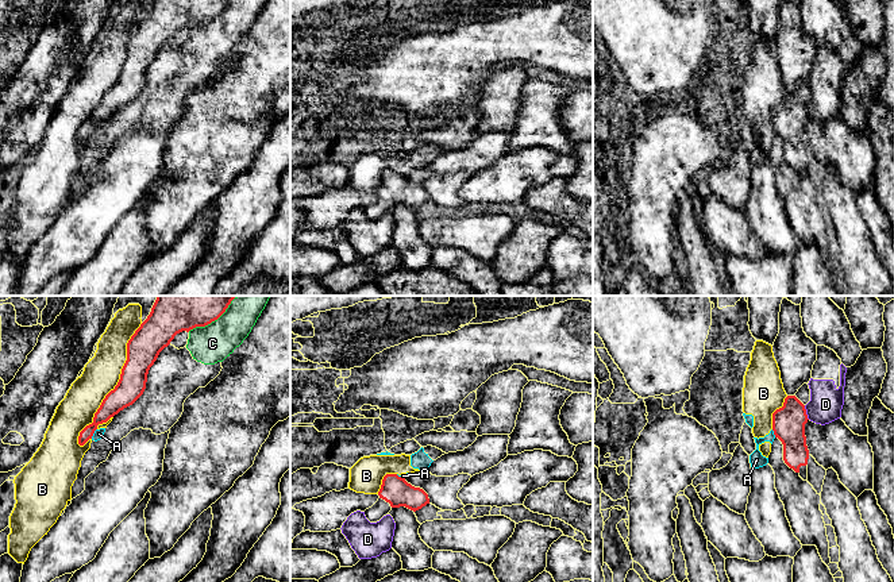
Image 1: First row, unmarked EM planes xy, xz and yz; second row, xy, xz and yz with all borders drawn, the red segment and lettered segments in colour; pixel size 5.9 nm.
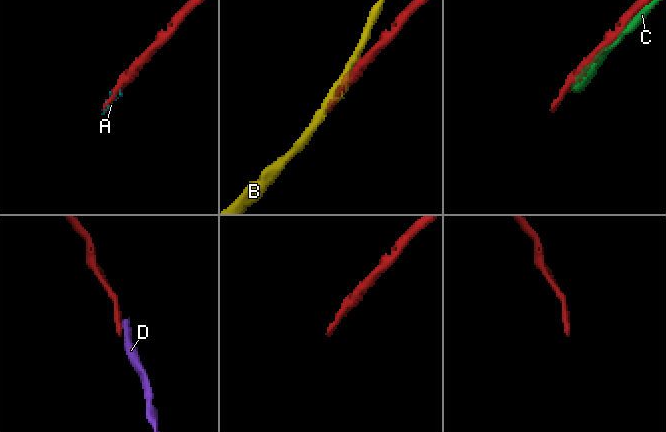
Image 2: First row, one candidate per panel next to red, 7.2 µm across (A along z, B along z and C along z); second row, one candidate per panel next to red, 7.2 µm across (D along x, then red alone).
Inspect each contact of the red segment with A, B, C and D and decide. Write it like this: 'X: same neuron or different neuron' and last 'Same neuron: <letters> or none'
A: different neuron
B: different neuron
C: different neuron
D: different neuron
Same neuron: none

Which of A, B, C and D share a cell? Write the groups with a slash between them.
A B / C / D

